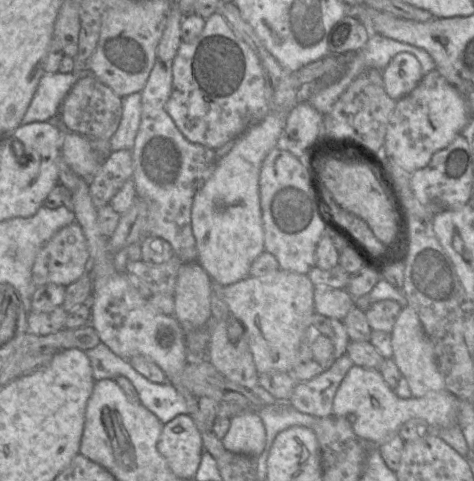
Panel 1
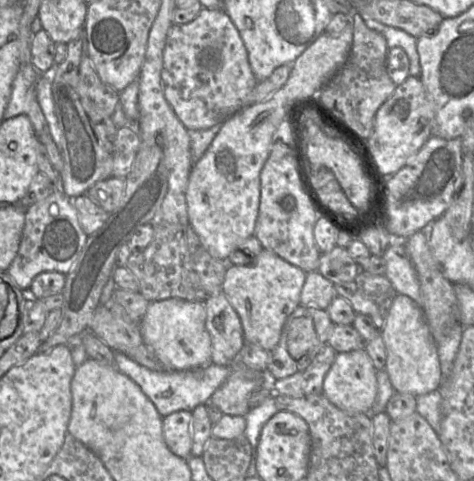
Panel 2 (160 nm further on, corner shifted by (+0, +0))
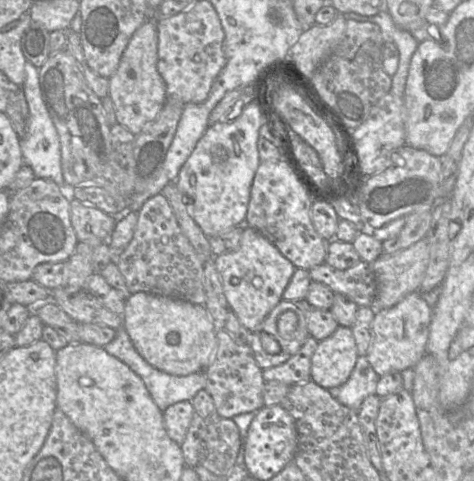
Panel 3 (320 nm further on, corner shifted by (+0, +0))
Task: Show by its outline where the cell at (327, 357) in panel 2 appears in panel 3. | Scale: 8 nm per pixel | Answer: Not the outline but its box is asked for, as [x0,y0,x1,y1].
[263,335,318,386]

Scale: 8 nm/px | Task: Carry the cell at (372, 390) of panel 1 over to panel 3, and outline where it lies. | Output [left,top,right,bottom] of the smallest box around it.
[311,326,357,390]

